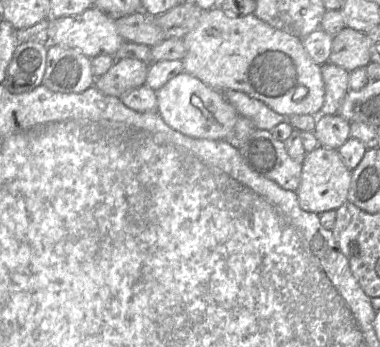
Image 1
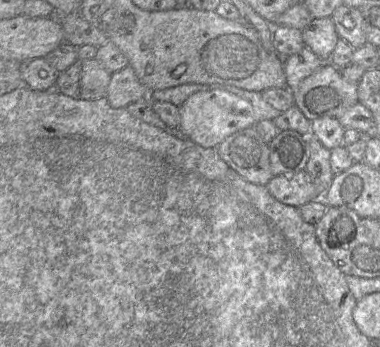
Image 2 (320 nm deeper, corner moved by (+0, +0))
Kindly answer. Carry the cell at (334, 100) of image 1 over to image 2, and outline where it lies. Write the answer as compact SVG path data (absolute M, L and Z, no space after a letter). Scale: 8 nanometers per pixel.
M306 46L300 52L284 58L287 88L293 93L306 77L323 64L324 61Z

